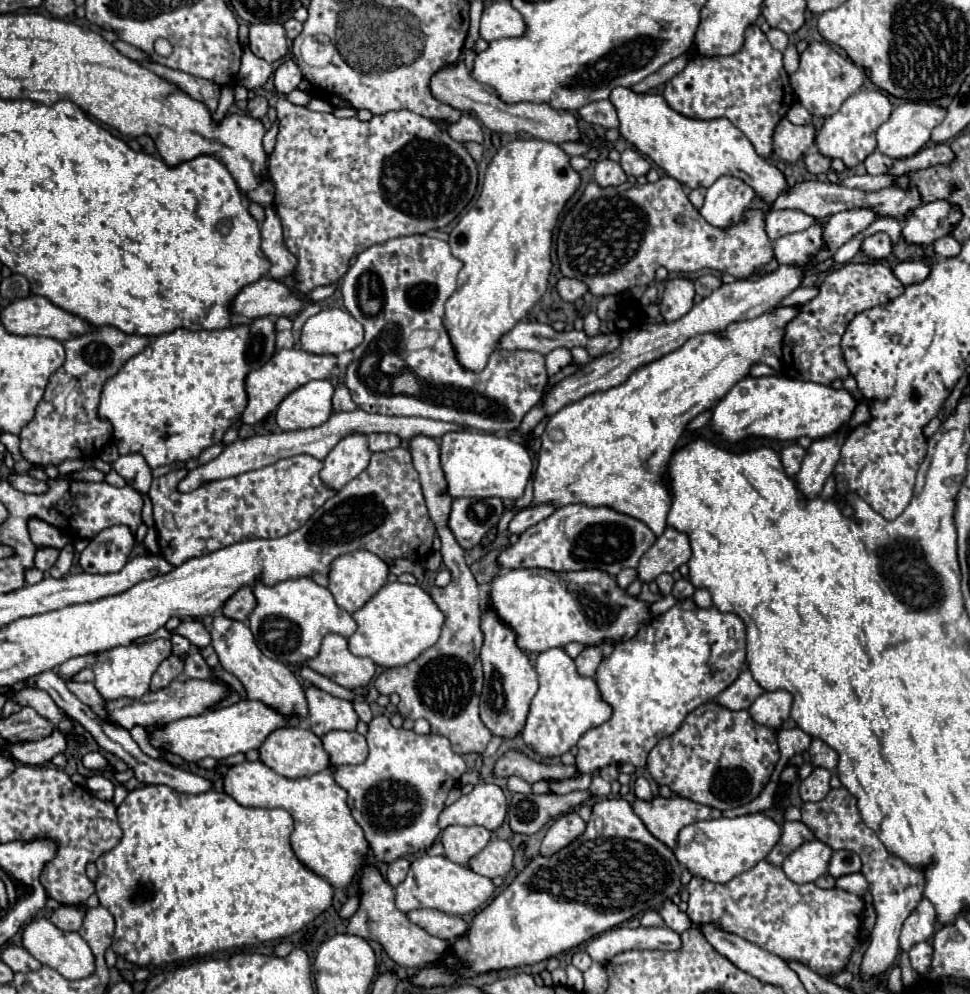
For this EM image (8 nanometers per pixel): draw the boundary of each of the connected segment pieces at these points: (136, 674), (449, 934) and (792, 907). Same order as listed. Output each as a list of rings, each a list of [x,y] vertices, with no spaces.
[[[159,638],[159,640],[139,642],[139,644],[131,644],[131,646],[117,646],[117,648],[105,650],[105,652],[71,658],[65,664],[61,664],[57,672],[63,680],[69,680],[81,668],[91,668],[95,672],[95,688],[99,690],[103,700],[117,700],[117,698],[123,698],[123,696],[141,698],[149,690],[153,672],[169,656],[171,656],[171,642]]]
[[[411,910],[407,916],[413,924],[441,940],[453,940],[467,932],[467,922],[463,918],[449,916],[439,910]]]
[[[761,860],[755,868],[735,876],[727,884],[693,878],[687,890],[687,914],[695,924],[717,922],[771,954],[809,966],[819,976],[843,970],[859,942],[863,914],[863,900],[859,896],[841,888],[821,890],[815,884],[799,886],[785,876],[781,866],[767,860]]]

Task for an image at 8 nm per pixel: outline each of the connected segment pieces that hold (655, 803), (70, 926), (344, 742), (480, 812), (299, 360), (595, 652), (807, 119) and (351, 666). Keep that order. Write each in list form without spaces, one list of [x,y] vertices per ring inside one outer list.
[[[657,794],[651,800],[637,798],[633,802],[633,812],[643,820],[647,830],[671,850],[675,850],[681,828],[699,820],[713,820],[721,816],[719,810],[695,804],[679,794],[671,794],[669,798]]]
[[[59,906],[51,914],[51,922],[65,932],[77,932],[83,924],[83,918],[85,918],[85,908],[79,906]]]
[[[335,730],[335,732],[327,732],[321,740],[333,766],[361,764],[367,758],[367,742],[357,732]]]
[[[481,782],[473,792],[461,796],[451,806],[445,806],[439,816],[439,828],[445,830],[451,824],[459,826],[483,826],[487,830],[497,830],[507,814],[507,800],[499,786]]]
[[[291,348],[291,350],[277,350],[273,354],[273,358],[263,364],[261,368],[253,370],[247,380],[245,380],[245,388],[247,388],[247,408],[243,412],[243,422],[245,424],[257,424],[261,422],[269,412],[273,412],[279,402],[291,394],[293,390],[297,390],[299,386],[307,384],[309,380],[321,380],[321,378],[327,378],[327,374],[335,368],[337,364],[337,358],[335,356],[317,356],[317,354],[307,354],[303,350],[297,350],[297,348]]]
[[[587,646],[575,658],[575,664],[577,664],[577,670],[579,670],[581,676],[595,676],[595,670],[597,670],[597,666],[599,666],[601,660],[603,660],[601,648],[599,646]]]
[[[793,104],[787,112],[787,120],[797,124],[797,126],[807,126],[807,124],[813,122],[813,116],[801,104]]]
[[[327,634],[321,642],[317,656],[305,660],[303,666],[351,690],[367,686],[375,674],[373,660],[351,654],[347,648],[347,638],[339,634]]]

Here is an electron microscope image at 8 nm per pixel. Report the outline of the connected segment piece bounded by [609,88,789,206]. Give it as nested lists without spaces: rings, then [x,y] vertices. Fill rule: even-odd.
[[[615,88],[609,100],[615,104],[619,114],[621,136],[679,184],[695,190],[709,188],[719,176],[735,176],[749,184],[769,206],[773,206],[779,194],[789,192],[783,172],[759,158],[745,134],[727,118],[693,120],[671,110],[663,96],[635,94],[629,88]]]

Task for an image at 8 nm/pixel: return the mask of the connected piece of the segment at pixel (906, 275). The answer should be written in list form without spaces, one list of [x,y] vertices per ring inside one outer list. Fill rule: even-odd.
[[[901,262],[893,268],[893,274],[901,280],[903,286],[911,286],[911,284],[919,284],[929,276],[931,268],[927,262]]]

